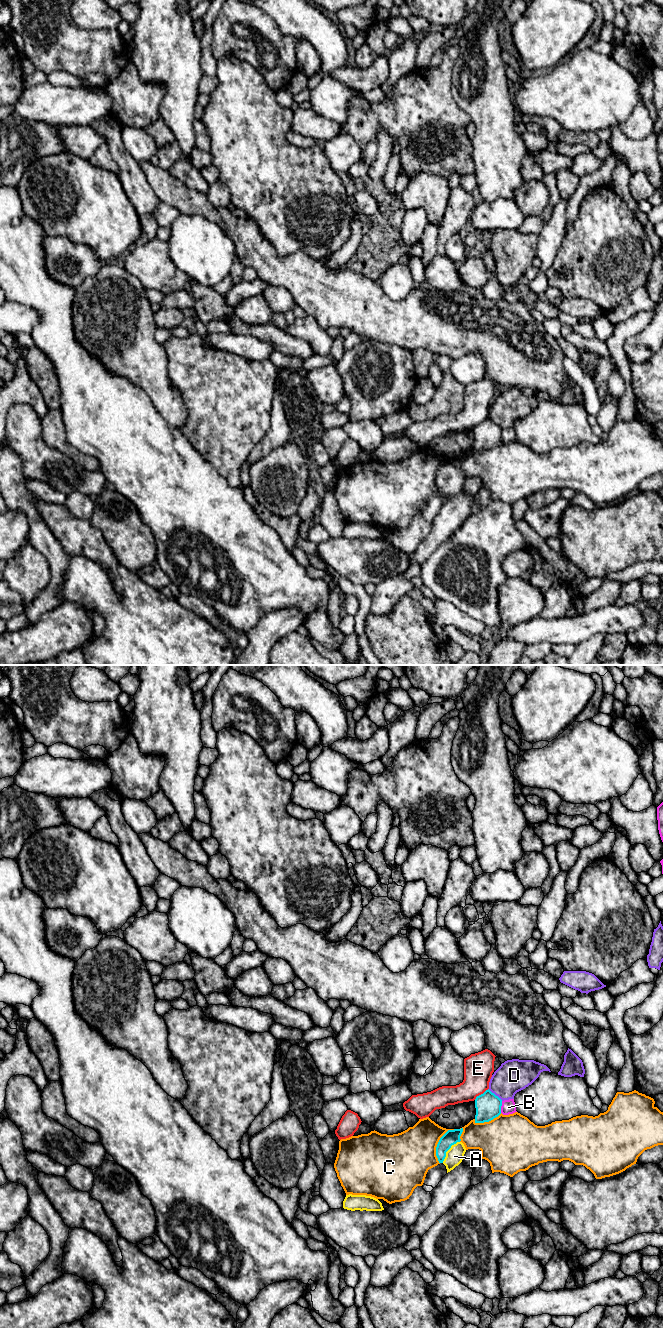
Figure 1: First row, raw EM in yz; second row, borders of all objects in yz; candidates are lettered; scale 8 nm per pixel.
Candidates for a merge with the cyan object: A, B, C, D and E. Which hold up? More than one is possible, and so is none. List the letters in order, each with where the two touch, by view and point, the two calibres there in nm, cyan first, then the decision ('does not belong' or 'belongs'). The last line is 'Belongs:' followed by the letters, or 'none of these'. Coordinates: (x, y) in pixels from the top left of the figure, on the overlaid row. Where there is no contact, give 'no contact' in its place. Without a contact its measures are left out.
A: contact yz (448, 1149); calibres 120 and 140 nm; belongs
B: contact yz (500, 1107); calibres 200 and 110 nm; does not belong
C: contact yz (437, 1144); calibres 120 and 380 nm; does not belong
D: contact yz (494, 1094); calibres 200 and 260 nm; does not belong
E: contact yz (481, 1094); calibres 200 and 240 nm; does not belong
Belongs: A

